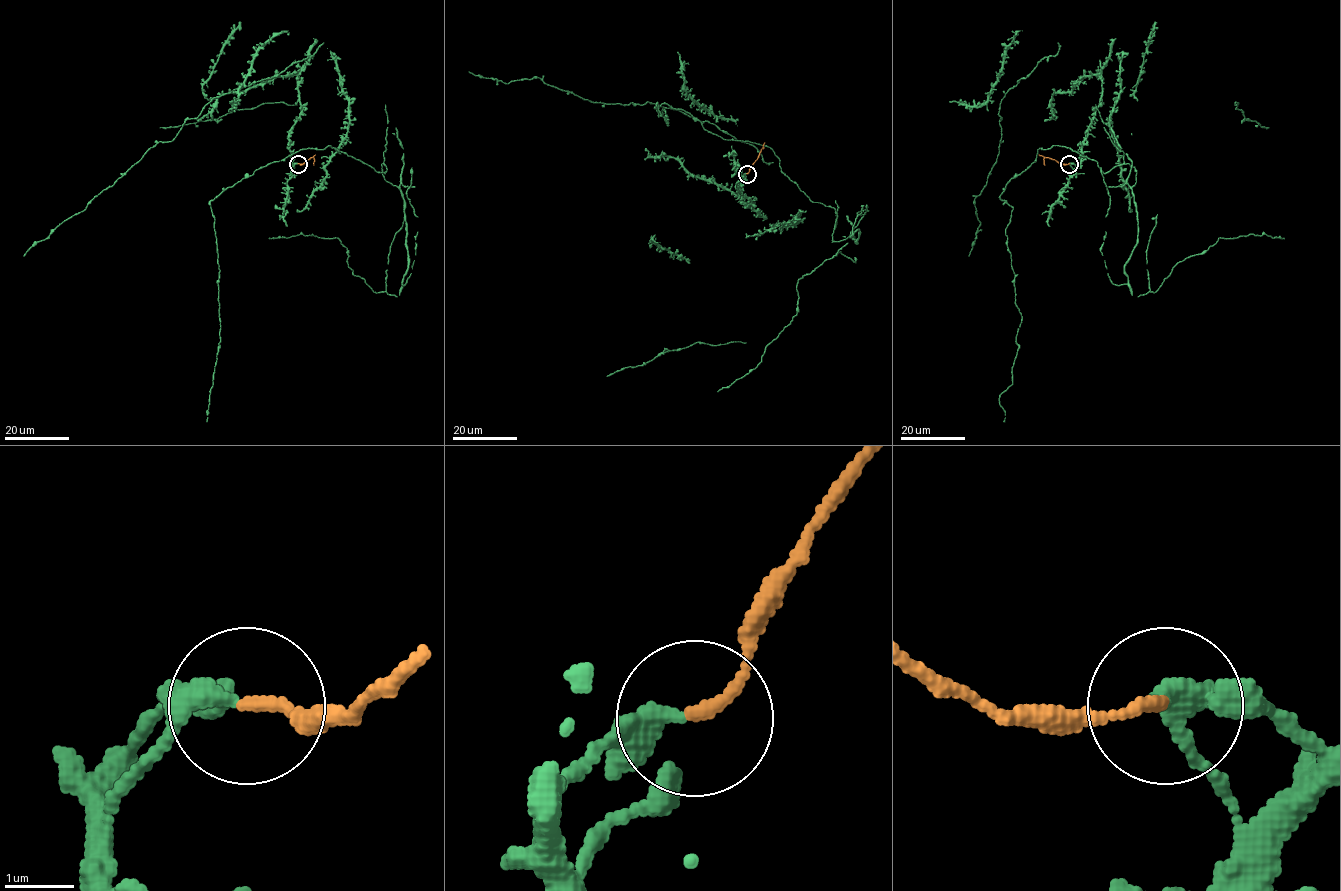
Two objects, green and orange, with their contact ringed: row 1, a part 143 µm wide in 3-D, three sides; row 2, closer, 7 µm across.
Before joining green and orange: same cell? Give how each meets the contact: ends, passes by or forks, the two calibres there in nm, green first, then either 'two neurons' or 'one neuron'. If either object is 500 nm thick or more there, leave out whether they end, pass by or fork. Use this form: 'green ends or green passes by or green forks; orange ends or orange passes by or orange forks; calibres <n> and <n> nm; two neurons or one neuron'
green passes by; orange ends; calibres 280 and 170 nm; two neurons

